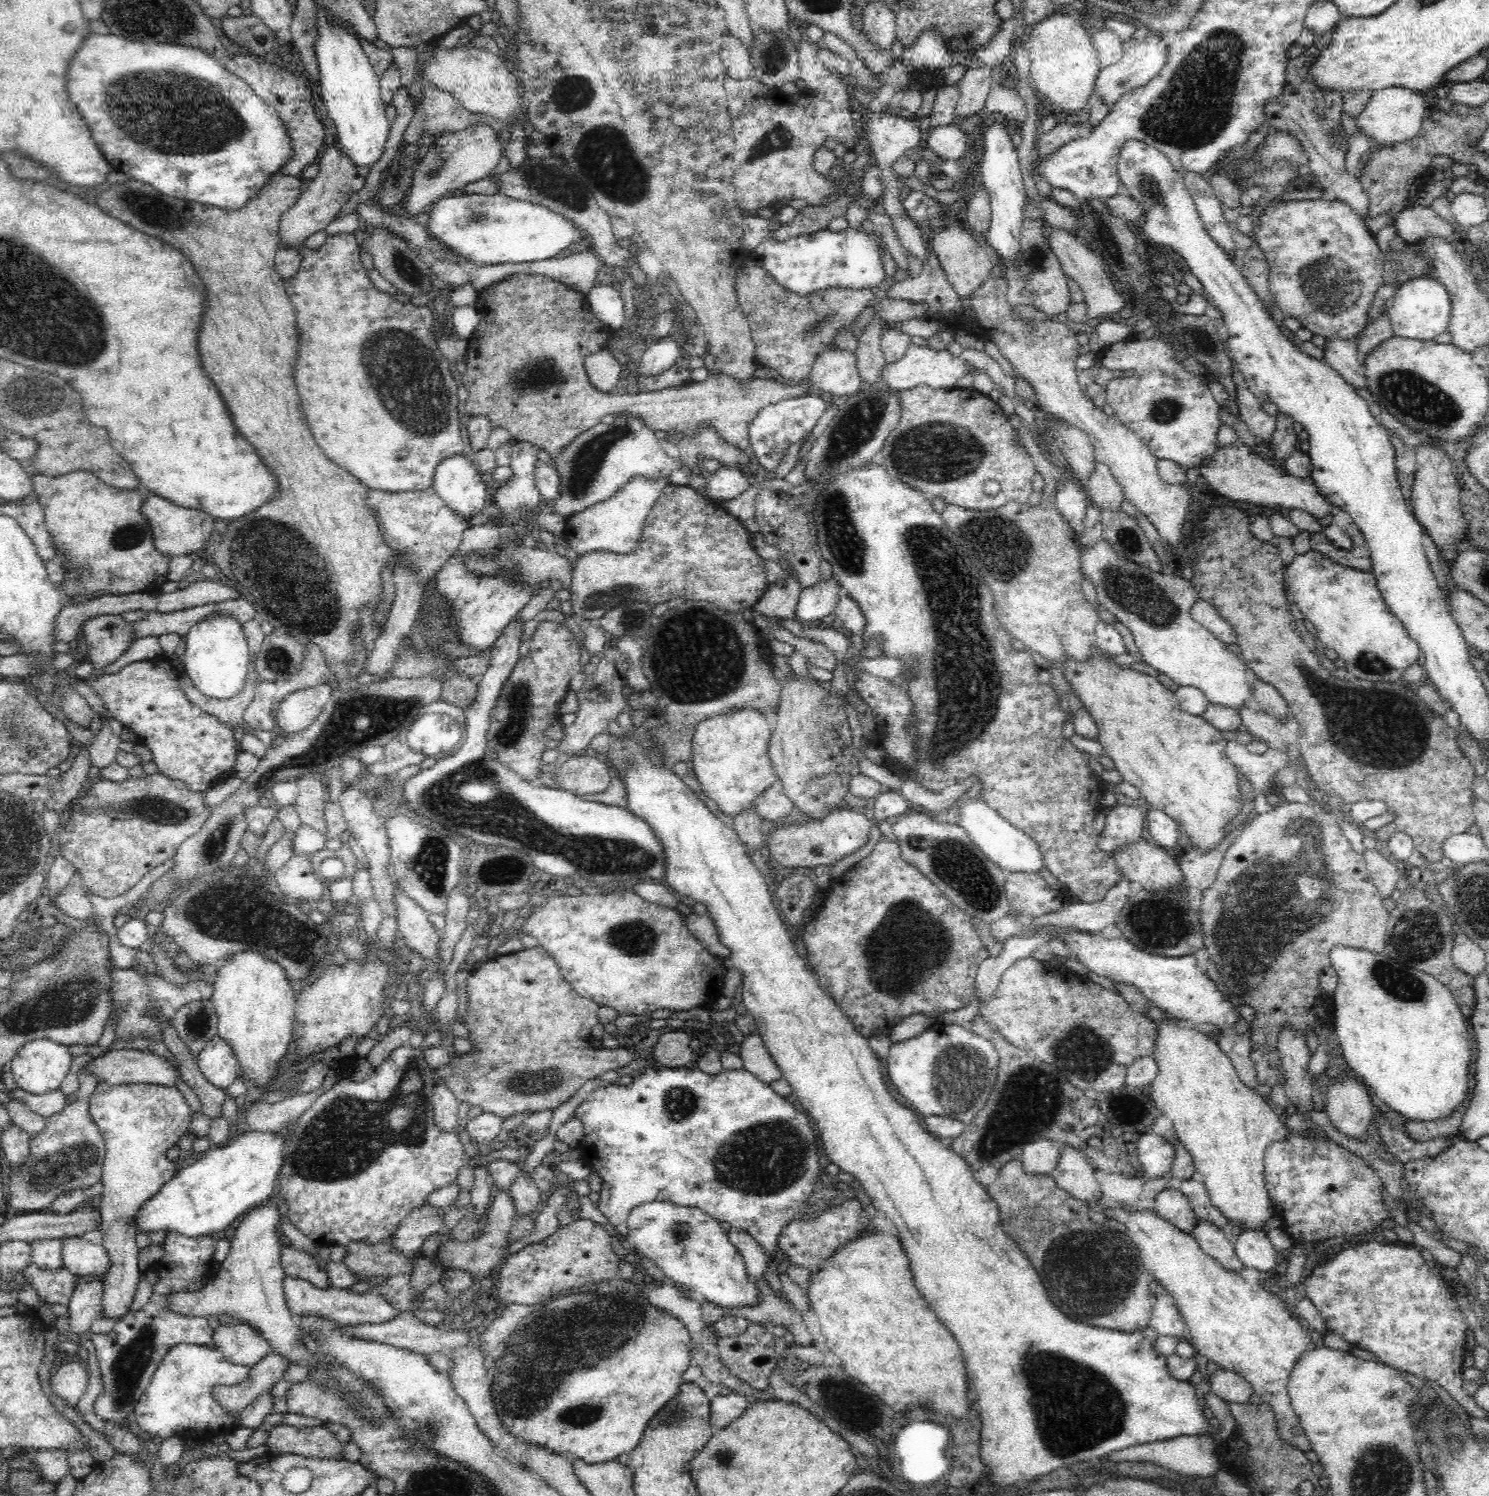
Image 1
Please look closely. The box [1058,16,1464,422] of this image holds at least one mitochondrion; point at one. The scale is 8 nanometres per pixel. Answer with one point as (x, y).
(1194, 109)

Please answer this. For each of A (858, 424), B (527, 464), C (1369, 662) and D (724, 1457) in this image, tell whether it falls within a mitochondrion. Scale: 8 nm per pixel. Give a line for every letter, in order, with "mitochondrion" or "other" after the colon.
A: mitochondrion
B: other
C: mitochondrion
D: mitochondrion

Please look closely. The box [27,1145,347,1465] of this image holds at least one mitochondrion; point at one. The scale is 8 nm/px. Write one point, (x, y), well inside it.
(131, 1362)

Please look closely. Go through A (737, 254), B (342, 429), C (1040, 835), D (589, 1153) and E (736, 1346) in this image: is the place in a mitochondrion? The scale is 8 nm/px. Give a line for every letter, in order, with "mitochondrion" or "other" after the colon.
A: other
B: other
C: other
D: other
E: other

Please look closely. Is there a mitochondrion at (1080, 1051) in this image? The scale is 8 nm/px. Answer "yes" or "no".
yes

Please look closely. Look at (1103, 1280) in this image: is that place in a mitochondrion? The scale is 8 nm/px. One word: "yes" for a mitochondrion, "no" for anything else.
yes

